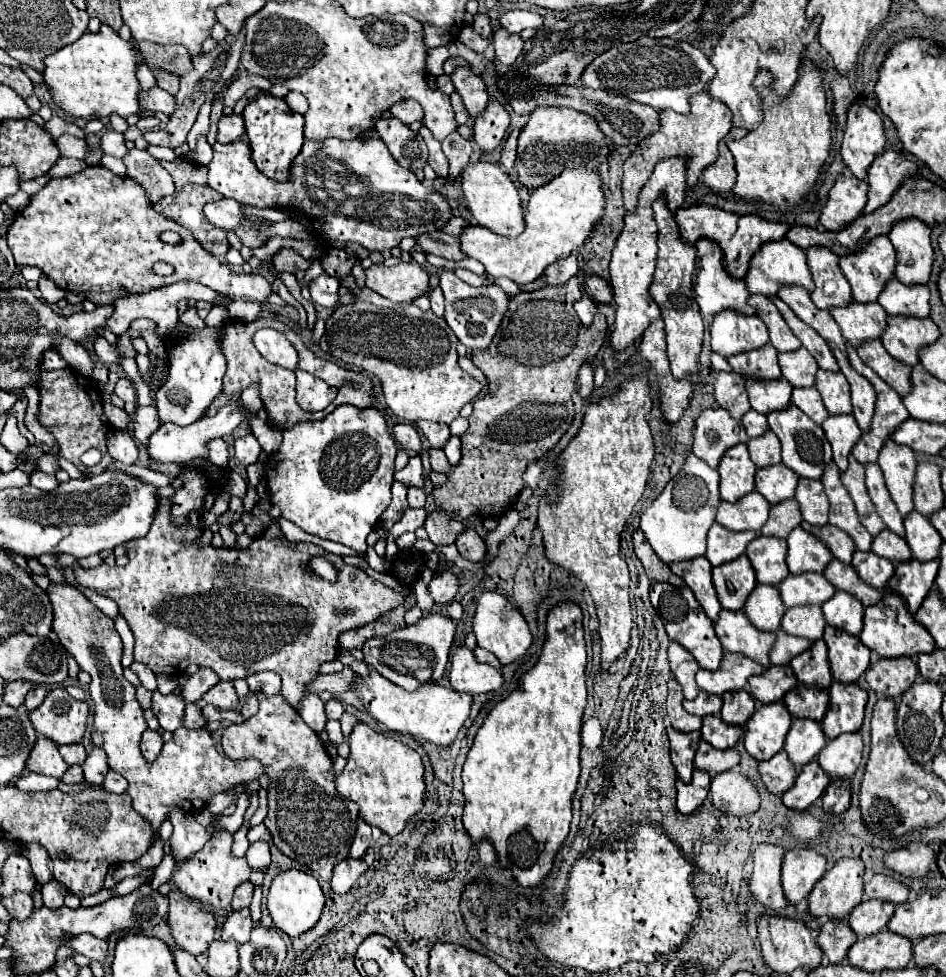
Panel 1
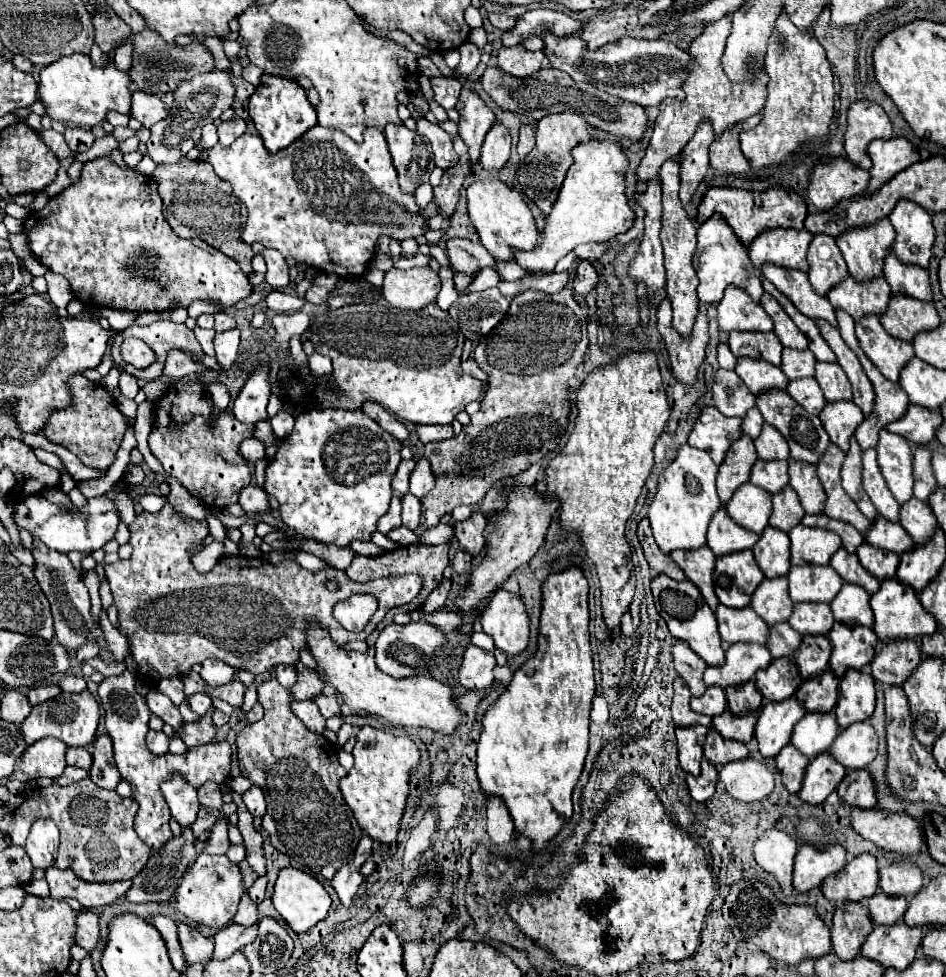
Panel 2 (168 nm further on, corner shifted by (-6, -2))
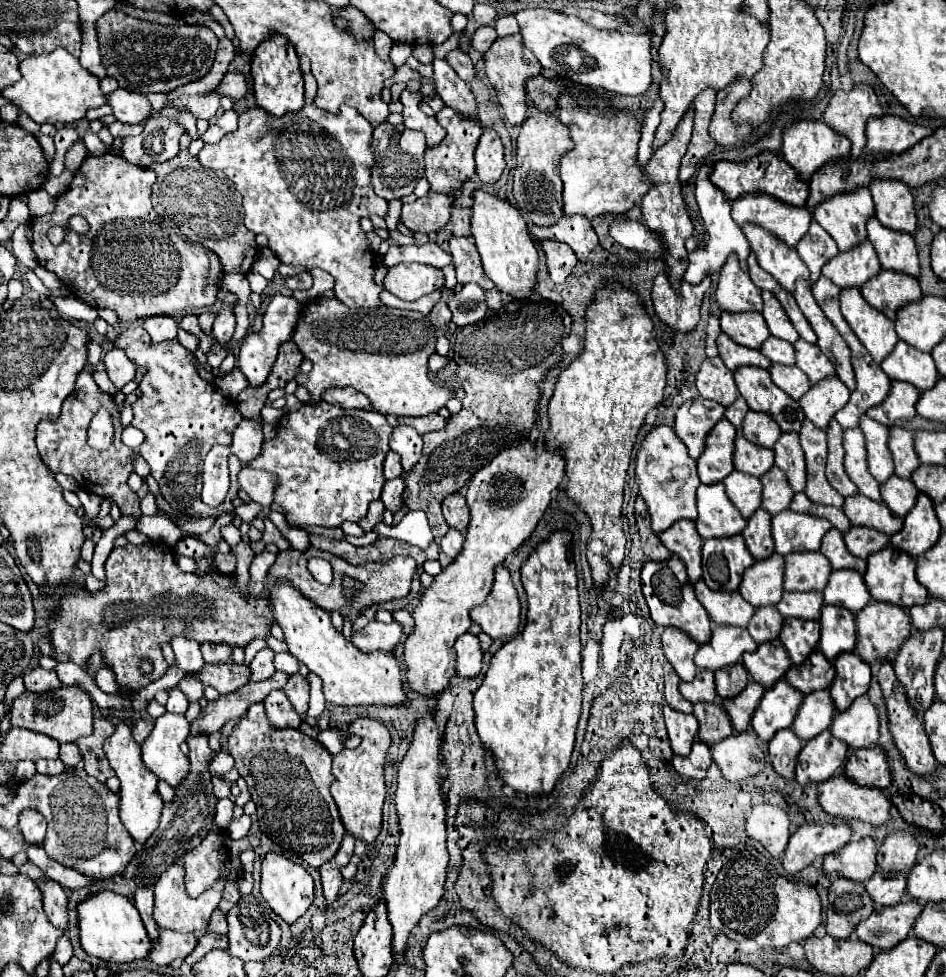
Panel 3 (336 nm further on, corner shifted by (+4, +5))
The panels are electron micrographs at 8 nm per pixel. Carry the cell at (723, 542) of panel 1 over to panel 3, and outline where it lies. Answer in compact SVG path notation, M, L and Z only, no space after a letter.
M715 483L715 485L699 485L697 489L697 531L703 539L711 537L731 537L739 535L747 521L741 517L739 509L731 505L725 485Z

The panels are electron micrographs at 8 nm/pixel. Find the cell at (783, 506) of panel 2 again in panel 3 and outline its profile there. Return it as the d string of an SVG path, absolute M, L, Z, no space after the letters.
M771 467L763 477L763 503L761 507L765 511L769 511L771 515L775 515L777 511L783 511L789 507L791 499L793 499L793 489L787 481L787 475L781 473L779 467Z

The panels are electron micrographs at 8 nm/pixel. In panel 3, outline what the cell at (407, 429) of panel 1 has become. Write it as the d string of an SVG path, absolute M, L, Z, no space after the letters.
M349 387L347 389L327 389L321 395L321 399L337 407L343 407L343 409L371 409L369 399L363 397L363 393L349 389Z

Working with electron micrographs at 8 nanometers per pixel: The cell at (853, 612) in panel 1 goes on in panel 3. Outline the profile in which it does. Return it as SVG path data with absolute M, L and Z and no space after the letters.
M855 569L833 571L827 587L823 589L823 595L825 595L825 603L841 605L853 613L861 611L871 599L863 575L857 573Z

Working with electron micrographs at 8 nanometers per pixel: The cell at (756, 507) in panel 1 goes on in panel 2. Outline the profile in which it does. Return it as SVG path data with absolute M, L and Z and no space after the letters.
M747 482L735 492L735 496L725 504L727 514L745 530L761 534L769 524L771 516L771 494L759 486Z

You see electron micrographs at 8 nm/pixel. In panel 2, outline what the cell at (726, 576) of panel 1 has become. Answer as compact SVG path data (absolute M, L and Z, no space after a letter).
M751 550L727 554L717 558L715 564L715 594L719 602L729 608L745 608L749 606L749 600L763 578L765 576L753 560Z

